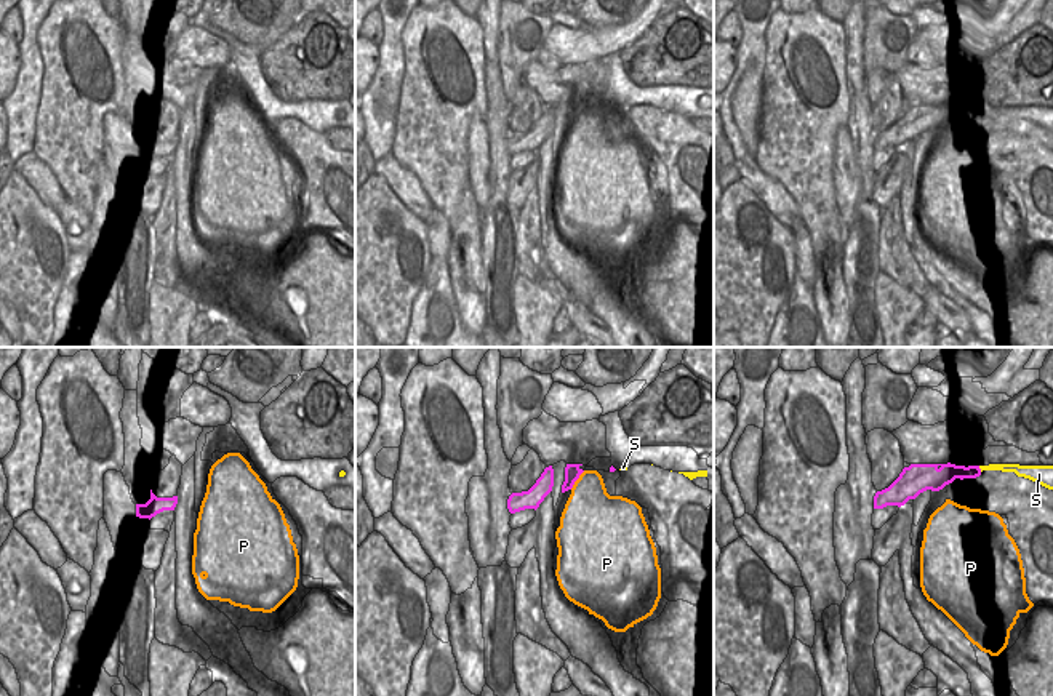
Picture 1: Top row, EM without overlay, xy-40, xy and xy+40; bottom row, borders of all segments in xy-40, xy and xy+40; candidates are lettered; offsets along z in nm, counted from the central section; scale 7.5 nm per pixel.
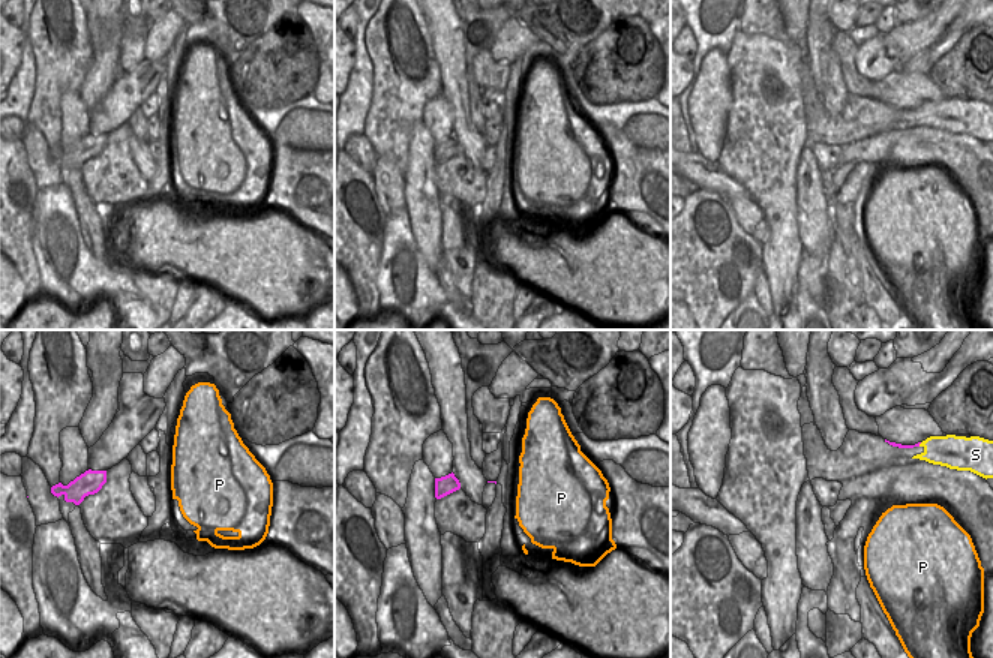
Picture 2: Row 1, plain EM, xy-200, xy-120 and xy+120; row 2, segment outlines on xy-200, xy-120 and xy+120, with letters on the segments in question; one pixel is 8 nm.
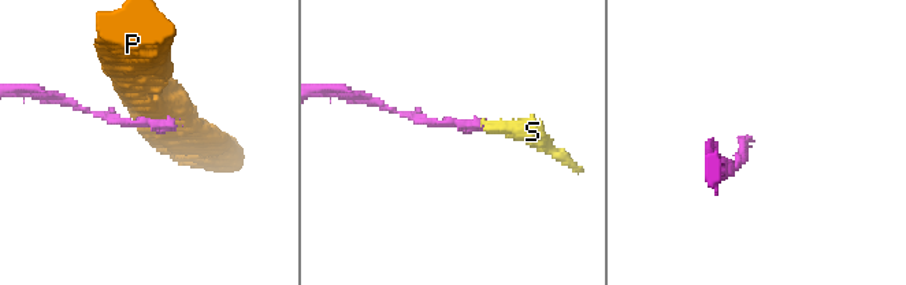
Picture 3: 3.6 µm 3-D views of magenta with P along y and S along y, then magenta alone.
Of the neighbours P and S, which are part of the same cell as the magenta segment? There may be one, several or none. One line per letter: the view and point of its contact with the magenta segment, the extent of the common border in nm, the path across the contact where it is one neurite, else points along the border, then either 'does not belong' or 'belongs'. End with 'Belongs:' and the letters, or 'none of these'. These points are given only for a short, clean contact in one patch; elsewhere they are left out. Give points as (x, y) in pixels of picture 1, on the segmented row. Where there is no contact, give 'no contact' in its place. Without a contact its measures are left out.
P: xy (576, 479) | 180 nm | along xy (584, 471), (570, 488) | does not belong
S: xy+40 (980, 469) | 60 nm | across xy+40 (948, 472), (980, 469), (1005, 468) | belongs
Belongs: S

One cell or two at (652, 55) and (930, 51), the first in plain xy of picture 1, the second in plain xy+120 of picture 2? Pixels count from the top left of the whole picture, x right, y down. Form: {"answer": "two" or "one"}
{"answer": "two"}

